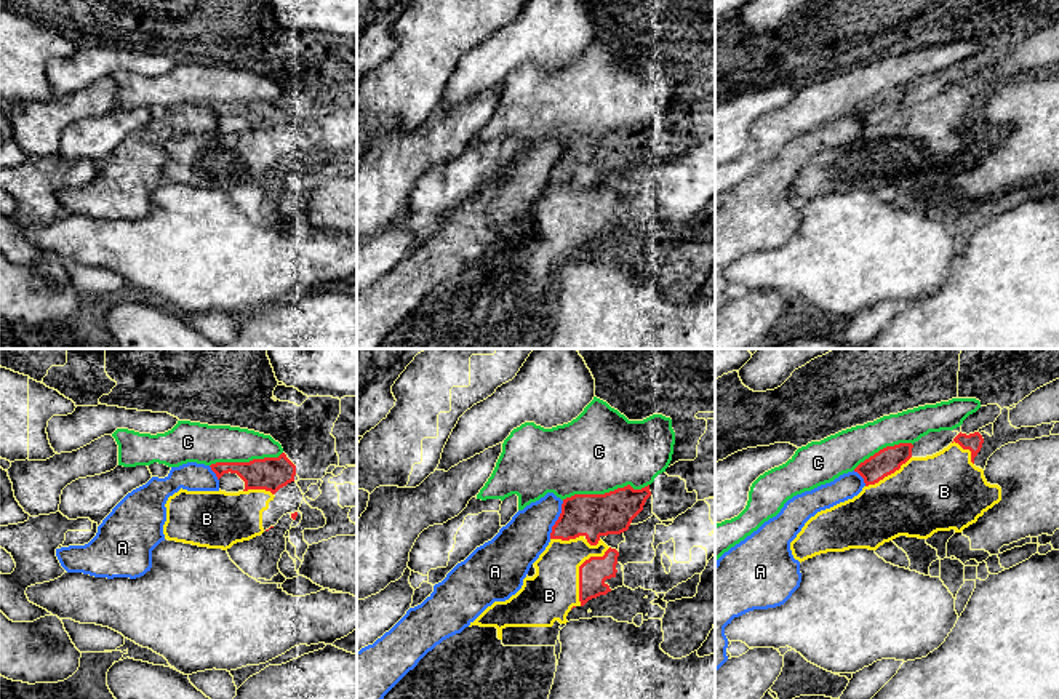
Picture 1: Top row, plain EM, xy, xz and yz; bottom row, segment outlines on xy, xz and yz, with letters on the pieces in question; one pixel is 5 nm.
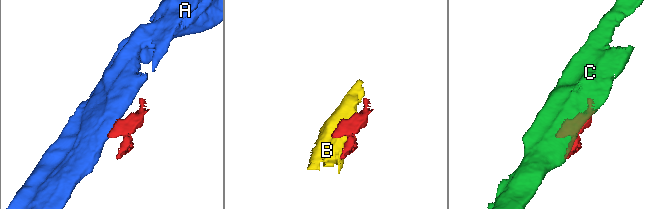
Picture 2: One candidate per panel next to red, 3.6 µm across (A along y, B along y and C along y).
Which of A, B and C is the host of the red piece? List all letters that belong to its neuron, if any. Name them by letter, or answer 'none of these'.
B

